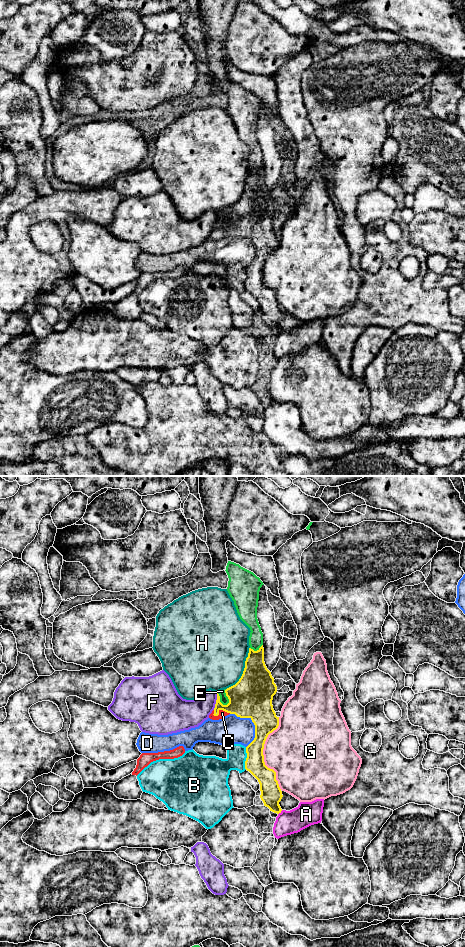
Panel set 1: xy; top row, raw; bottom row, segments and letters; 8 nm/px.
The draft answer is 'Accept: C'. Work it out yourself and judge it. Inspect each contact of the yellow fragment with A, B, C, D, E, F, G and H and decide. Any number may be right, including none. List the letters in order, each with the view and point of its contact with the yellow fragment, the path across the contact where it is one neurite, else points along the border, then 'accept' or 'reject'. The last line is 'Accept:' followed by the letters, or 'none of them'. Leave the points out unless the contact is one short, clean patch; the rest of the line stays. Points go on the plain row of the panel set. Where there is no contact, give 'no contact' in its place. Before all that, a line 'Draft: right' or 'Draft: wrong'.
Draft: right
A: xy (280, 332) | reject
B: xy (246, 278) | reject
C: xy (220, 229) | accept
D: xy (253, 242) | reject
E: xy (228, 218) | reject
F: xy (216, 221) | reject
G: xy (262, 274) | reject
H: xy (244, 190) | reject
Accept: C

